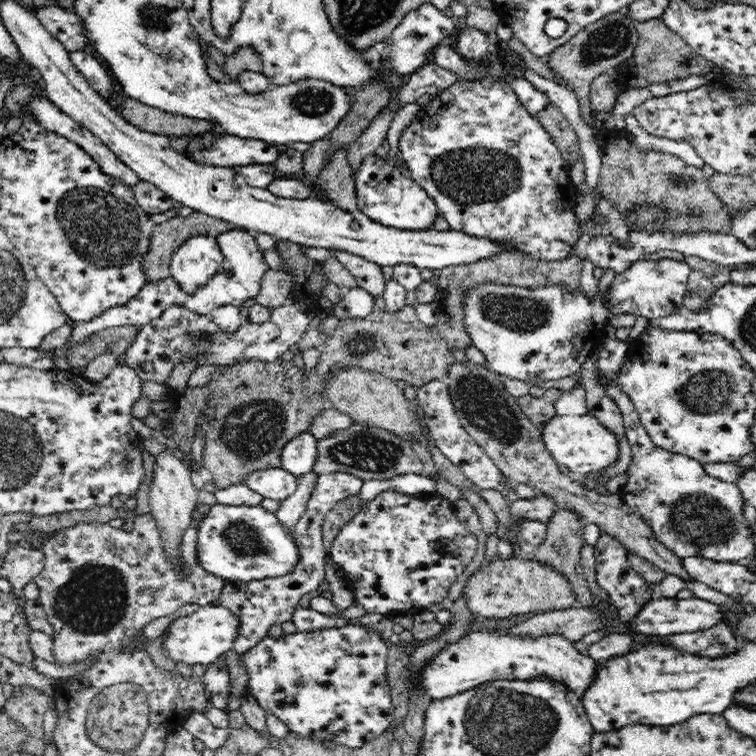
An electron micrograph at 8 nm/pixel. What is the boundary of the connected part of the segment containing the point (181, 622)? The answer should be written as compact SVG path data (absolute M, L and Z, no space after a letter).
M222 605L199 606L198 610L188 616L173 620L165 630L163 649L167 657L175 663L184 662L188 666L193 664L208 665L214 663L219 656L233 650L241 619L229 607Z

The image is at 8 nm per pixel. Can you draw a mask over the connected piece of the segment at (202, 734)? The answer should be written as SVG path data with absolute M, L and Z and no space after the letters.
M194 711L190 713L182 725L191 732L196 739L200 739L204 748L210 748L218 752L220 746L224 746L230 736L230 728L216 728L204 712Z

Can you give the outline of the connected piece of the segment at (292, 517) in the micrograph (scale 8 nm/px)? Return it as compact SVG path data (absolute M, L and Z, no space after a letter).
M310 472L300 476L297 490L288 498L279 502L279 507L275 514L282 523L289 528L294 528L298 519L305 513L308 499L318 482L318 475Z

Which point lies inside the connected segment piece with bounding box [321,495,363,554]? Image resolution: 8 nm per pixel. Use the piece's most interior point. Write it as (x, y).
(344, 510)

